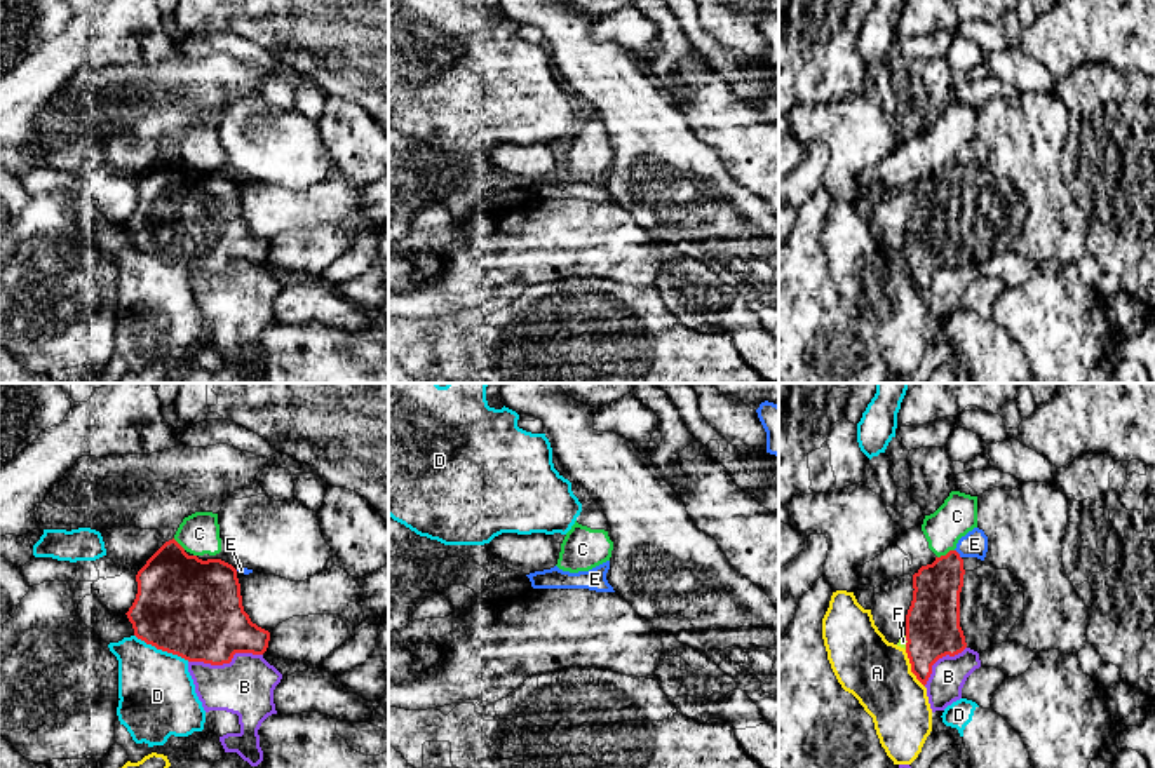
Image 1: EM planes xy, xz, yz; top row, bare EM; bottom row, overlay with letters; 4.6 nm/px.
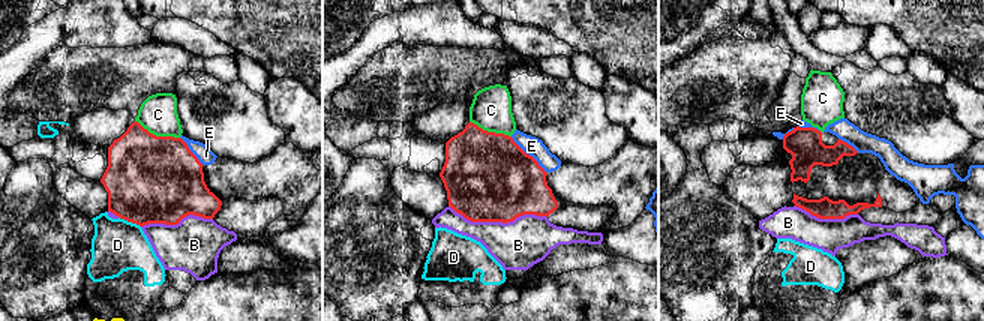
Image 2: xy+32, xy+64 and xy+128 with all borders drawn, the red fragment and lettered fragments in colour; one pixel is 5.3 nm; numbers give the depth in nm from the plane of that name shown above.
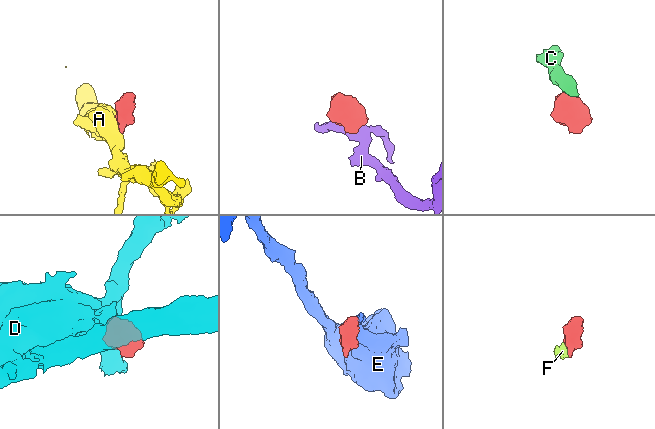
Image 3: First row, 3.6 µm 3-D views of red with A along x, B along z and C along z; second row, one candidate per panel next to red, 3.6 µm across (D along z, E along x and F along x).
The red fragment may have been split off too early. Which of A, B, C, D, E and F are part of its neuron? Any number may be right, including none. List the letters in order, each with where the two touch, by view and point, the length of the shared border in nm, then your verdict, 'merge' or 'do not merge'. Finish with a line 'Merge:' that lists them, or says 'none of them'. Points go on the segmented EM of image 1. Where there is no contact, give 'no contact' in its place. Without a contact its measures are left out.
A: meets red in yz at (911, 669); contact 200 nm long; do not merge
B: meets red in xy at (225, 662); contact 340 nm long; do not merge
C: meets red in yz at (946, 554); contact 90 nm long; do not merge
D: meets red in xy at (162, 650); contact 280 nm long; do not merge
E: meets red in yz at (959, 554); contact 50 nm long; do not merge
F: meets red in yz at (906, 643); contact 60 nm long; merge
Merge: F

